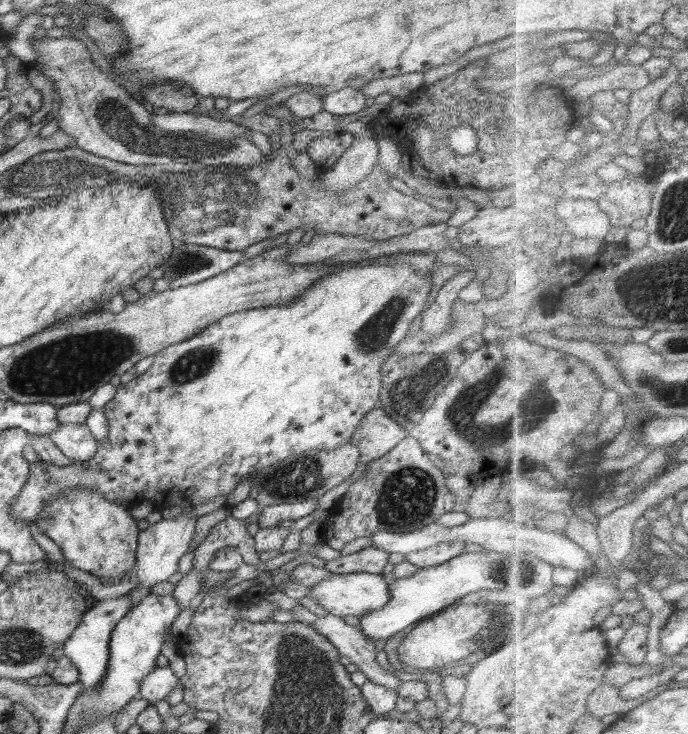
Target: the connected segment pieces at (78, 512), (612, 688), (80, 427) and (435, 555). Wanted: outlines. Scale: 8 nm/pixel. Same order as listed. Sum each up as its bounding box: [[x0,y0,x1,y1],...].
[[35,487,140,585],[590,684,642,718],[47,424,98,462],[405,540,466,569]]

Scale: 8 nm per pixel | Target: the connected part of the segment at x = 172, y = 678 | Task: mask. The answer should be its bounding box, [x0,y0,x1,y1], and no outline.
[139,665,179,703]

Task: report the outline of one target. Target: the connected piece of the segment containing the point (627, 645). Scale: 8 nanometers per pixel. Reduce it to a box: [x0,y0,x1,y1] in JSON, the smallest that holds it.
[618,624,651,665]

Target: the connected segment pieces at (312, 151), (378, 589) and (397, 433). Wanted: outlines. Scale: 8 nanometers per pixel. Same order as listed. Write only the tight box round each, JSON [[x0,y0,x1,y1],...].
[[305,133,353,171],[308,572,390,617],[349,406,407,464]]

